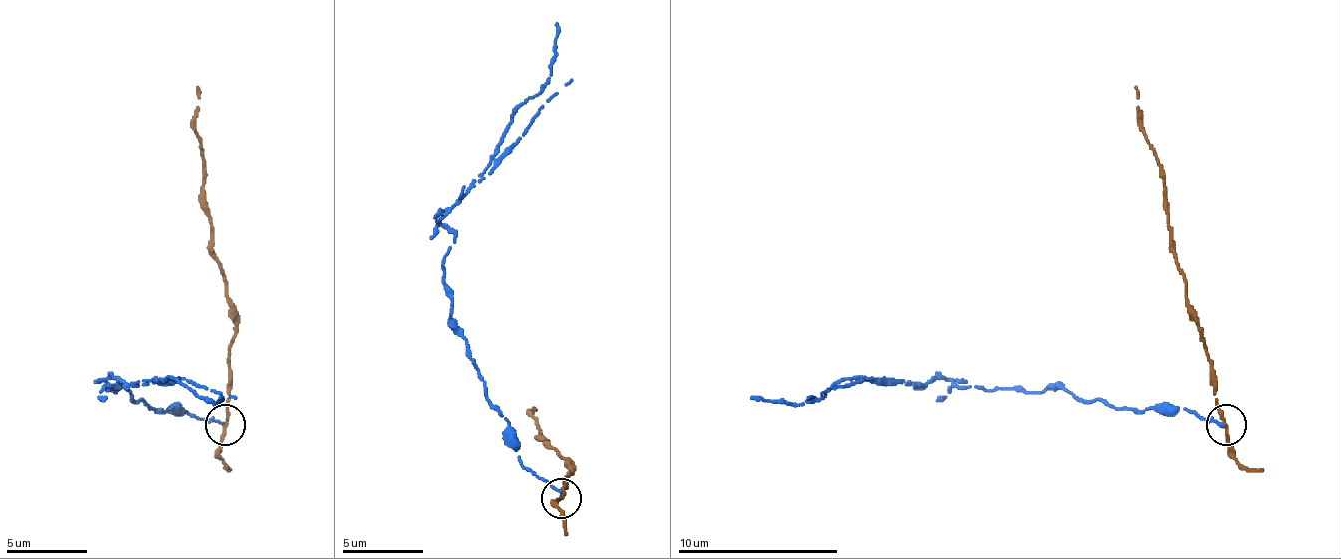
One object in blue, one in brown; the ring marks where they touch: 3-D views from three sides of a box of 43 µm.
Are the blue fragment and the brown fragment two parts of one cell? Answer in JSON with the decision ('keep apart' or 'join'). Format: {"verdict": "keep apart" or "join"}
{"verdict": "keep apart"}

